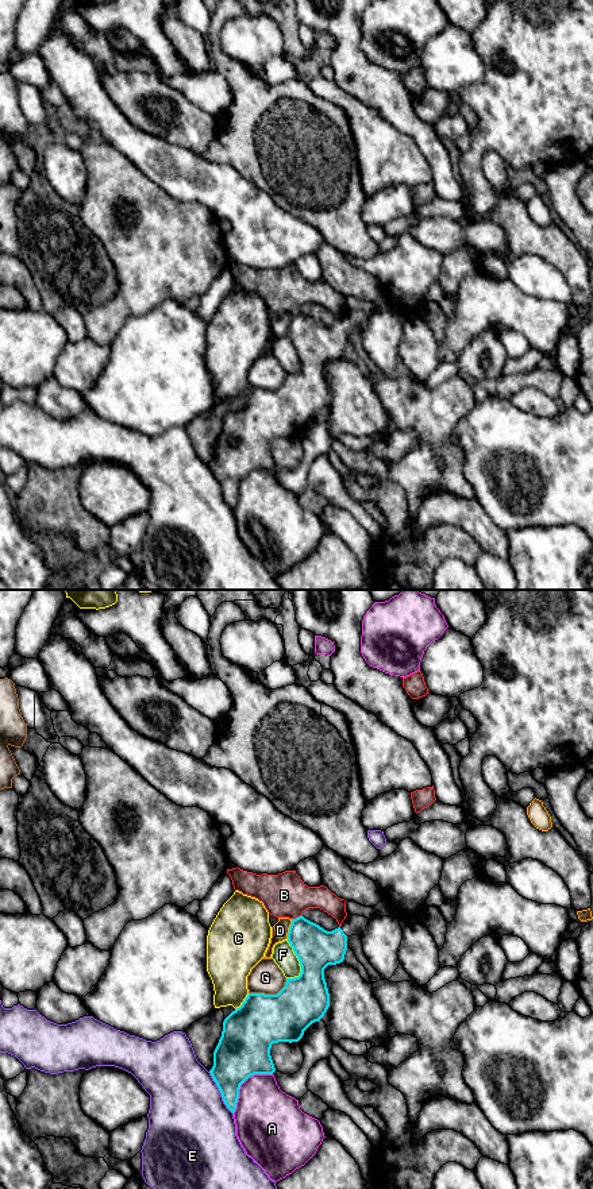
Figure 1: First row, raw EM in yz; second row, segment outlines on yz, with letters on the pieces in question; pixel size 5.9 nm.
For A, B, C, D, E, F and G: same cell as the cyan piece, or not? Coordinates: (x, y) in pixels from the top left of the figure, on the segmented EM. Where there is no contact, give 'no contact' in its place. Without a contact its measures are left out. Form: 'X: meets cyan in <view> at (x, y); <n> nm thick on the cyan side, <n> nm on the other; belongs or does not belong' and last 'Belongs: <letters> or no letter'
A: meets cyan in yz at (242, 1083); 320 nm thick on the cyan side, 360 nm on the other; does not belong
B: meets cyan in yz at (296, 918); 240 nm thick on the cyan side, 260 nm on the other; does not belong
C: meets cyan in yz at (243, 1002); 320 nm thick on the cyan side, 280 nm on the other; does not belong
D: meets cyan in yz at (289, 929); 240 nm thick on the cyan side, 100 nm on the other; does not belong
E: meets cyan in yz at (220, 1092); 280 nm thick on the cyan side, 480 nm on the other; does not belong
F: meets cyan in yz at (299, 960); 280 nm thick on the cyan side, 130 nm on the other; does not belong
G: meets cyan in yz at (269, 995); 320 nm thick on the cyan side, 190 nm on the other; does not belong
Belongs: no letter

